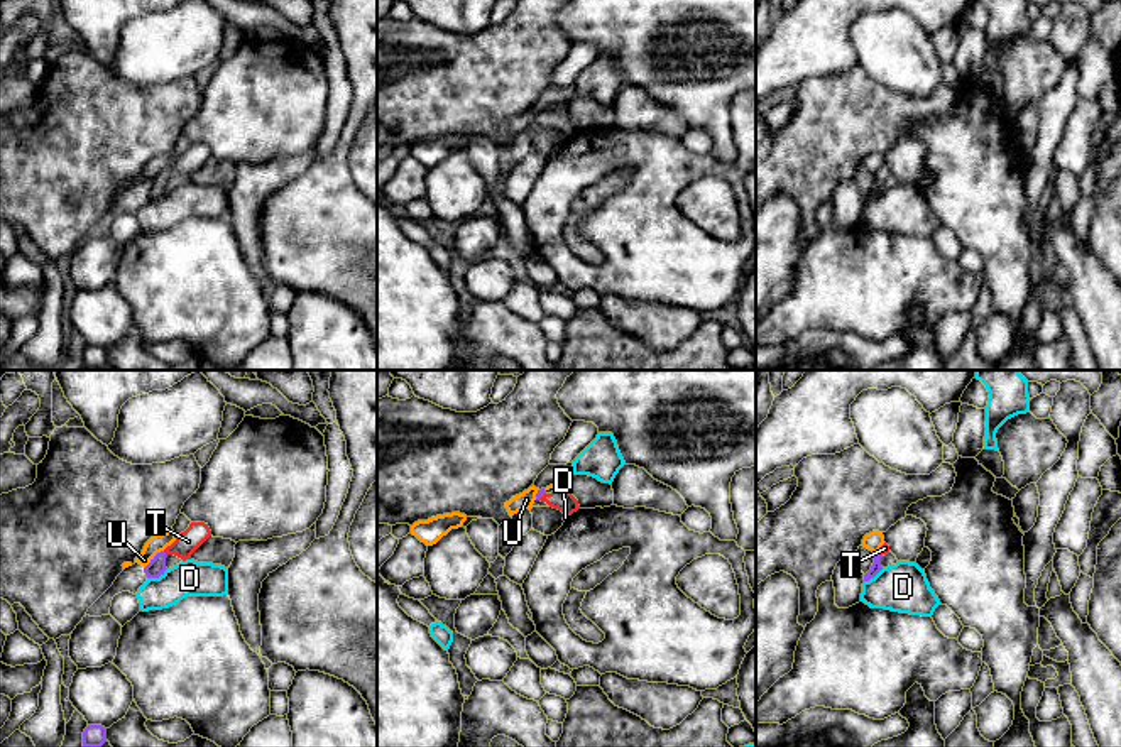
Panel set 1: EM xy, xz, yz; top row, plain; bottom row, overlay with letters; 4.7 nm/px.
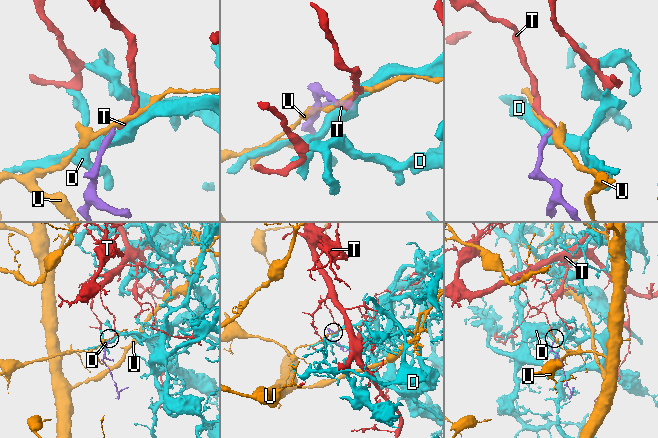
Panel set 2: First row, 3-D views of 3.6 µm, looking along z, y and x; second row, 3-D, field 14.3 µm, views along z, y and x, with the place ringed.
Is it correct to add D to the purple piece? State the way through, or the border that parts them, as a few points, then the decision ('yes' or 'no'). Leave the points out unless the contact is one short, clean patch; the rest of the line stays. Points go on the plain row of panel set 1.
along xy (166, 190), (158, 198), (147, 200) | no

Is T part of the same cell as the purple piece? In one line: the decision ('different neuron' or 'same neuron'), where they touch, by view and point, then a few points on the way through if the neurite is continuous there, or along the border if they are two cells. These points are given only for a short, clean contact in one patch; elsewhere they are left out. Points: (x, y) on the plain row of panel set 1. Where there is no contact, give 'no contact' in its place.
same neuron; contact xz (541, 117); way xz (541, 114), (541, 117), (562, 120)

